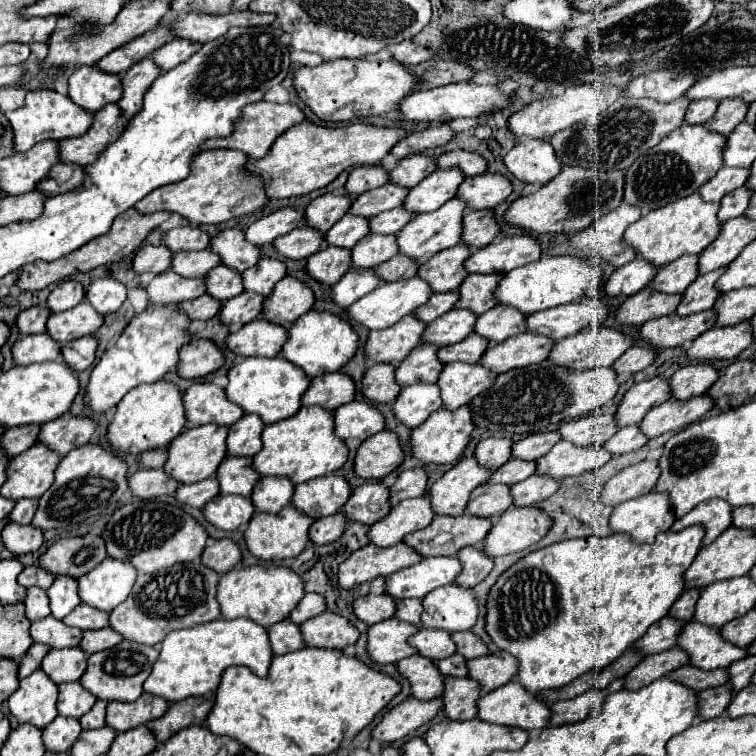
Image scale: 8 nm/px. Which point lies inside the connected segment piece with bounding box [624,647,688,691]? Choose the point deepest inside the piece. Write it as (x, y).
(650, 668)

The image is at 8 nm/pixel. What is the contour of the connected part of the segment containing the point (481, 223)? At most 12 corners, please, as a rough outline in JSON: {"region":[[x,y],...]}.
{"region":[[470,211],[462,221],[462,241],[482,249],[500,227],[494,213]]}

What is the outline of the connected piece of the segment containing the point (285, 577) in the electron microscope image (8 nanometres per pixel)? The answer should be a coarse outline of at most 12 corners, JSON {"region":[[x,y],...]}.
{"region":[[236,567],[220,577],[224,619],[284,621],[304,595],[286,567]]}

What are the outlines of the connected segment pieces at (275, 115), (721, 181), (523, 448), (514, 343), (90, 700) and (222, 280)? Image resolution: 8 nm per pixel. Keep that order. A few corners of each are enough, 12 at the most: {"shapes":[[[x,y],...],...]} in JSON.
{"shapes":[[[298,105],[246,107],[238,131],[204,149],[238,149],[262,159],[286,129],[306,119]],[[720,167],[698,189],[706,203],[718,203],[744,185],[748,169]],[[556,431],[528,435],[512,445],[512,457],[536,461],[558,441]],[[520,333],[490,345],[480,365],[500,375],[542,363],[554,341]],[[78,681],[58,685],[62,717],[80,719],[96,703]],[[222,265],[206,277],[206,293],[228,301],[244,291],[238,271]]]}

